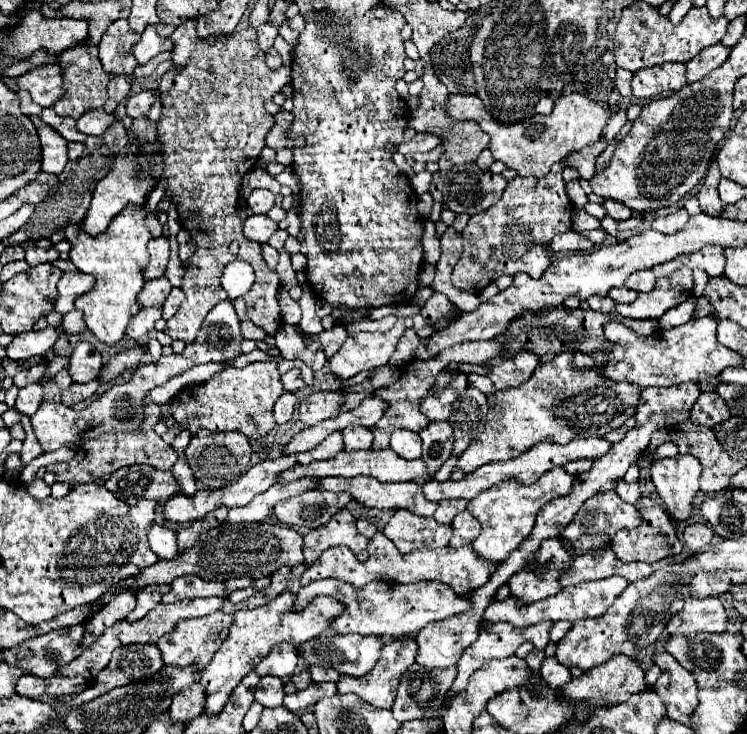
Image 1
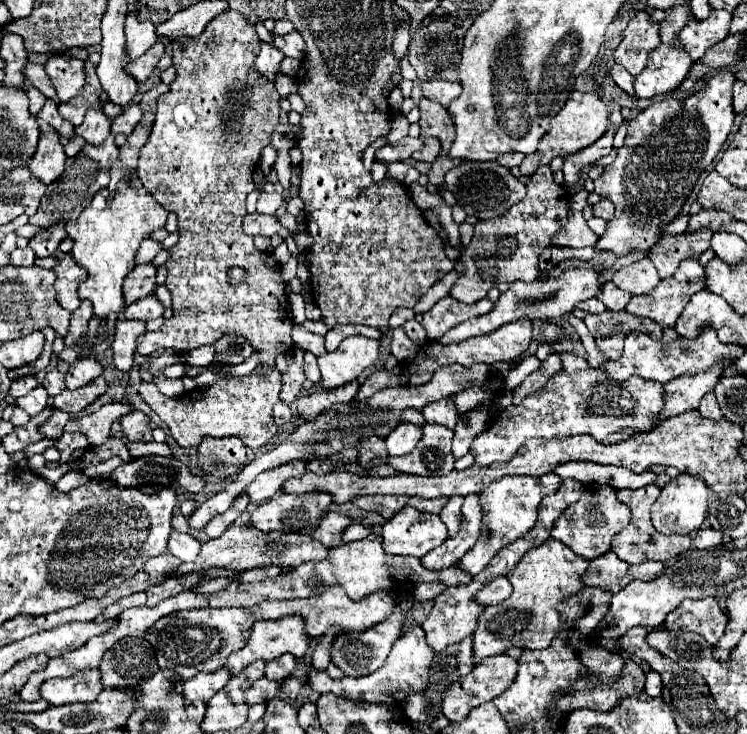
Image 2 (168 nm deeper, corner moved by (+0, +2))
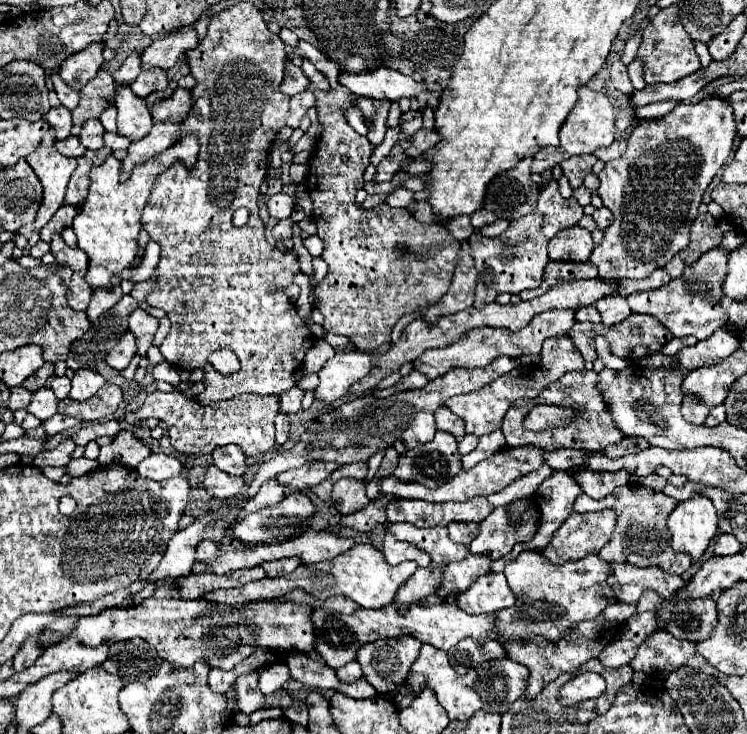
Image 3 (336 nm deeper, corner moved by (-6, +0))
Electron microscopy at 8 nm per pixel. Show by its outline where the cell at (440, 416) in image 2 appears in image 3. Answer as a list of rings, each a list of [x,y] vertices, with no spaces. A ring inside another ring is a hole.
[[[440,407],[434,415],[436,415],[436,429],[438,431],[448,431],[448,433],[452,433],[456,437],[456,441],[462,441],[462,437],[464,437],[464,421],[458,415],[454,415],[446,407]]]

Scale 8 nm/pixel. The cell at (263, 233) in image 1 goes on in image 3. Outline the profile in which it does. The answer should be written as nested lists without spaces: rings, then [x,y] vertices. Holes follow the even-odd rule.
[[[292,219],[278,221],[278,225],[274,227],[274,239],[276,241],[284,241],[288,237],[292,237]]]

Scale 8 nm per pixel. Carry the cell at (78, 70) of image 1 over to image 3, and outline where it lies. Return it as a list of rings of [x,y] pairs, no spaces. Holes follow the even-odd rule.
[[[100,71],[82,91],[80,103],[72,111],[72,135],[78,135],[88,119],[98,119],[100,113],[114,101],[114,81],[108,71]]]

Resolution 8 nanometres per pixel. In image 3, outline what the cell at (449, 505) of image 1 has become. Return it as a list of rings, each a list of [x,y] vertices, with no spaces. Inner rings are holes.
[[[450,523],[448,531],[450,531],[450,539],[454,543],[464,543],[468,545],[476,533],[470,533],[470,529],[474,527],[474,523]]]

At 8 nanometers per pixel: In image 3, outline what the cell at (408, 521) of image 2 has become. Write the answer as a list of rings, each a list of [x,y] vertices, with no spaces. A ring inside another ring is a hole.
[[[386,533],[386,537],[384,537],[382,553],[390,565],[398,565],[404,561],[416,561],[418,567],[430,565],[430,555],[426,555],[424,551],[418,551],[416,547],[410,547],[410,543],[402,543],[402,541],[394,539],[390,533]]]

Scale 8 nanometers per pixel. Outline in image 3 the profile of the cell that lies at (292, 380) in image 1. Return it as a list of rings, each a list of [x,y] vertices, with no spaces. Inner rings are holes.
[[[292,387],[290,391],[284,391],[280,395],[280,413],[298,413],[302,397],[304,391],[300,387]]]

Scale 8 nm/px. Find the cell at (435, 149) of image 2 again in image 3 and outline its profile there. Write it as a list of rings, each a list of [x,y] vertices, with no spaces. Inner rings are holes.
[[[422,127],[420,131],[414,133],[414,137],[412,137],[412,147],[406,149],[406,155],[408,155],[408,157],[420,157],[420,155],[424,155],[430,147],[434,147],[434,145],[438,143],[438,139],[440,139],[440,135],[438,135],[434,129]]]

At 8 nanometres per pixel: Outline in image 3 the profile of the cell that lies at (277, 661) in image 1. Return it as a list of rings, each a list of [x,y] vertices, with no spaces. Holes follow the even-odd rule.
[[[274,663],[266,669],[258,671],[258,681],[260,681],[260,691],[264,695],[272,695],[274,691],[278,691],[286,681],[290,679],[290,669],[282,663]]]

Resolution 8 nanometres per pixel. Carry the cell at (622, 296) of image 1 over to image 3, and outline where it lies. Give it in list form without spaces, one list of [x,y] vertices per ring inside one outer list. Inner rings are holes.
[[[618,295],[618,299],[600,299],[594,307],[602,315],[602,325],[604,327],[612,327],[612,325],[624,321],[632,313],[630,307],[628,307],[628,301],[620,295]]]

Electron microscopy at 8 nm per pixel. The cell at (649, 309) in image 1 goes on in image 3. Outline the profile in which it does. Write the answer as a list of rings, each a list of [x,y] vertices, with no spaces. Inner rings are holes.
[[[712,249],[704,253],[696,263],[692,263],[680,277],[672,279],[666,287],[658,291],[646,291],[646,293],[634,293],[628,297],[628,305],[634,313],[646,313],[656,317],[660,323],[664,323],[674,337],[688,337],[694,335],[698,339],[710,337],[716,329],[724,327],[728,323],[728,315],[718,305],[724,297],[722,283],[726,277],[726,263],[728,263],[728,249]]]

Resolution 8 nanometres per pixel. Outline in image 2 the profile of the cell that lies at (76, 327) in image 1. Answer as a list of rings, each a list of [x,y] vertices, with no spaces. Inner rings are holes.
[[[82,301],[82,305],[72,313],[70,329],[68,329],[68,335],[64,337],[64,345],[66,345],[66,347],[78,345],[80,337],[82,337],[82,335],[86,333],[86,329],[88,329],[90,317],[92,317],[92,307],[88,305],[88,301]]]

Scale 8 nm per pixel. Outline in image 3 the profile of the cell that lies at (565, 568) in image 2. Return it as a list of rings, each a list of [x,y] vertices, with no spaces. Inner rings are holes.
[[[522,551],[504,567],[508,585],[518,601],[510,609],[496,611],[498,631],[502,631],[502,635],[518,635],[518,639],[526,639],[526,635],[532,633],[546,635],[550,641],[562,639],[580,621],[596,619],[610,603],[616,601],[612,587],[608,585],[608,577],[612,575],[610,571],[612,565],[602,561],[598,555],[564,563],[562,567],[550,567],[538,551]]]

